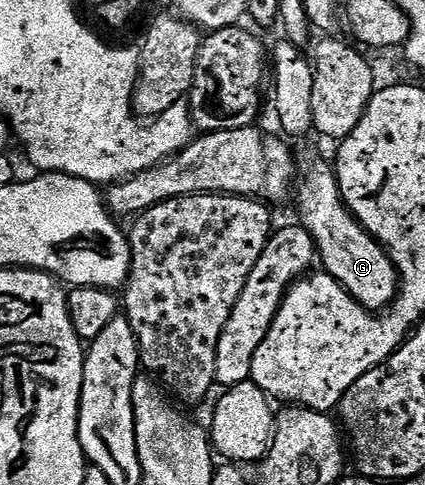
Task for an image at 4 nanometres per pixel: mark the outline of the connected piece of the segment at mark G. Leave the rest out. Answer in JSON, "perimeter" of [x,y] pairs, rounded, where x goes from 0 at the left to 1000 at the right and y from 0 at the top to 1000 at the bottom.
{"perimeter":[[[751,324],[732,326],[720,330],[718,336],[708,334],[704,338],[701,367],[692,377],[692,412],[696,410],[696,427],[706,433],[704,458],[729,480],[729,489],[744,501],[748,534],[758,551],[762,542],[760,557],[781,573],[795,577],[864,641],[878,645],[901,643],[929,616],[932,604],[941,596],[941,569],[932,548],[925,546],[922,532],[913,528],[911,515],[896,509],[840,460],[838,445],[812,427],[807,410],[800,408],[800,377],[791,369],[784,338]]]}

